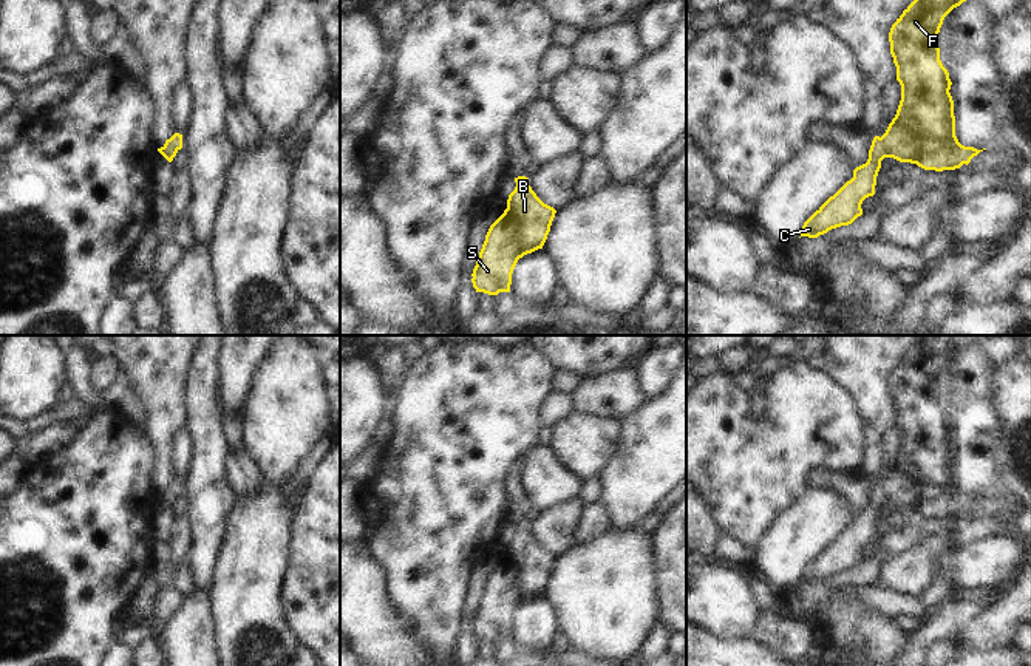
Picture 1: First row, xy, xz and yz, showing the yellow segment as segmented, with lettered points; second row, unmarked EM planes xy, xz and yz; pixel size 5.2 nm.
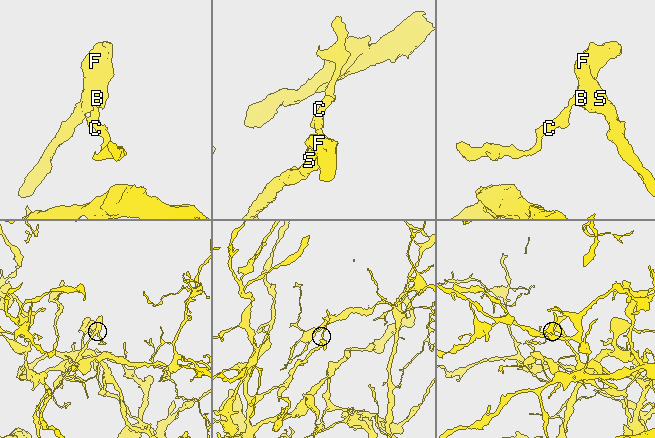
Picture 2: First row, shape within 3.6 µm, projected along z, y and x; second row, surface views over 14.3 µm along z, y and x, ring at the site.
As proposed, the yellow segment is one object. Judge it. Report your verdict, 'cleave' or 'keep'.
keep

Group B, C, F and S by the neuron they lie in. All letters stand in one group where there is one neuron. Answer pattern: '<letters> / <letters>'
B C F S

